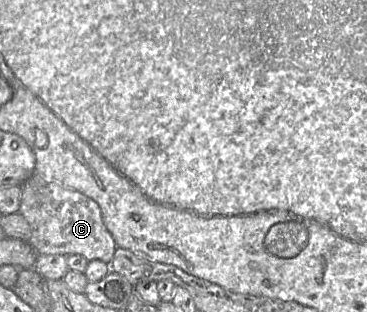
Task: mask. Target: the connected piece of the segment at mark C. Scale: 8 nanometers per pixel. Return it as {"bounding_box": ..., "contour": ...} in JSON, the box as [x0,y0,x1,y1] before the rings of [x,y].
{"bounding_box":[19,173,117,264],"contour":[[[33,173],[21,187],[19,213],[30,225],[31,237],[29,244],[37,254],[41,255],[81,255],[88,261],[100,260],[109,264],[114,256],[117,245],[106,228],[98,204],[86,195],[49,181],[37,173]]]}

